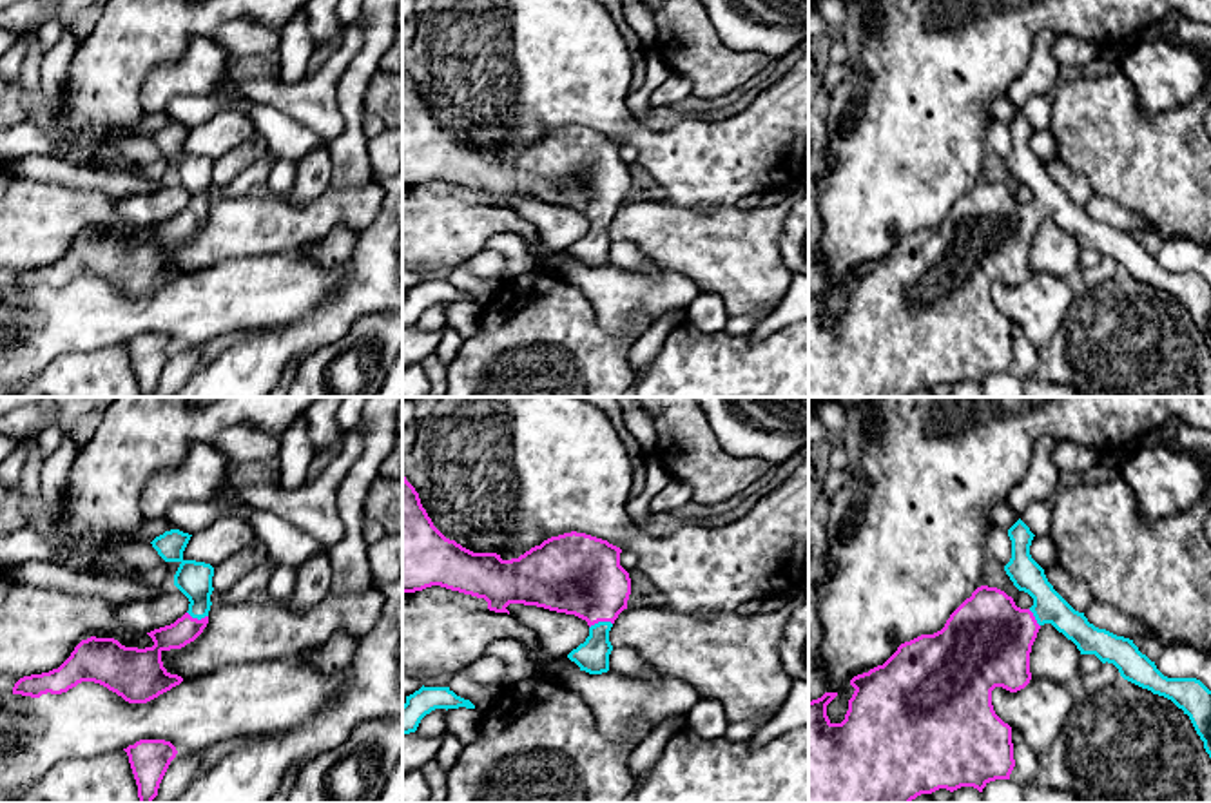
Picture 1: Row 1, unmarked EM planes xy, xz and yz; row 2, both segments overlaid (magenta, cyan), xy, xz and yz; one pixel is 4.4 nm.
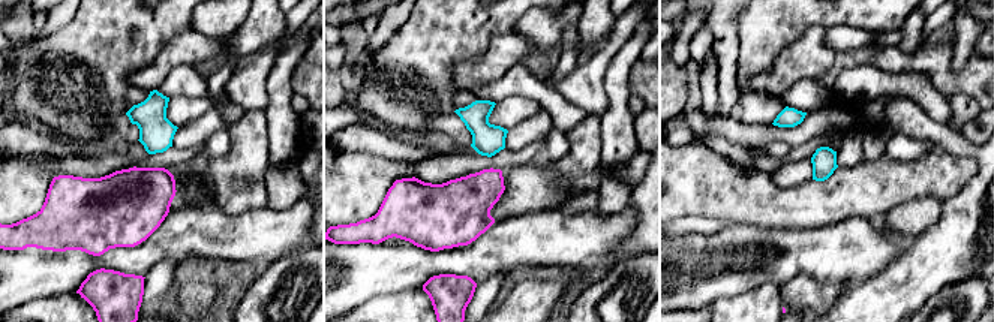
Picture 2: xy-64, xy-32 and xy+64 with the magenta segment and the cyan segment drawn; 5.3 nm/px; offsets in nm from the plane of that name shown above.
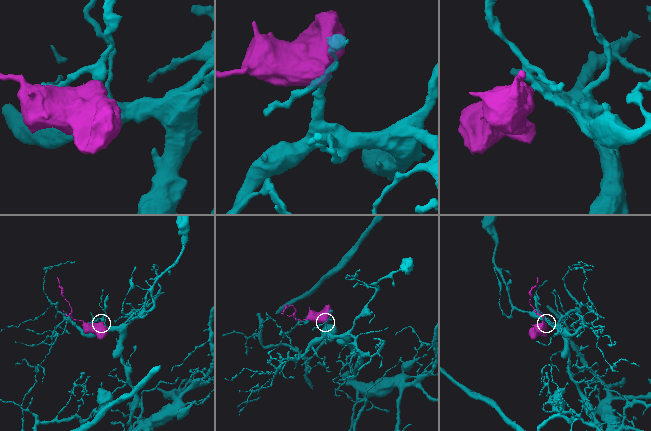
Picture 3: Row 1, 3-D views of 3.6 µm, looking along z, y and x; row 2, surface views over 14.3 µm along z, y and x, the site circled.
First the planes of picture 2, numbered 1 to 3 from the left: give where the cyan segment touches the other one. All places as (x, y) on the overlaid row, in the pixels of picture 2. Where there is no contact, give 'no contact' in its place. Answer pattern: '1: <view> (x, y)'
1: no contact
2: no contact
3: no contact

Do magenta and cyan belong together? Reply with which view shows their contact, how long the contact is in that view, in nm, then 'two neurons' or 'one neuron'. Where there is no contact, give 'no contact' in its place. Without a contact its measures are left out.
contact in xz; length 110 nm; one neuron

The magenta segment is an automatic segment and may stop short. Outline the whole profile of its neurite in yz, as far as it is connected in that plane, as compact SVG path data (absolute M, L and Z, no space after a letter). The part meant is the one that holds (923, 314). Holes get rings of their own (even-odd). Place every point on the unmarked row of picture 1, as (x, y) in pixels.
M1021 112L1008 123L1008 131L1012 152L1004 165L1019 185L1033 192L1033 199L1021 203L1004 185L981 179L950 208L941 225L901 237L883 259L854 270L850 279L856 285L841 317L832 317L827 310L827 299L838 286L825 286L809 295L809 397L910 397L939 382L954 386L961 381L974 381L983 386L990 375L1010 373L1015 361L1012 321L995 308L992 285L1003 281L1017 286L1030 277L1030 247L1044 218L1051 218L1071 234L1080 248L1095 248L1102 257L1113 257L1124 274L1171 294L1189 310L1211 352L1211 285L1196 272L1164 270L1133 234L1099 223L1088 216L1084 207L1075 205L1032 152L1030 140L1035 129Z

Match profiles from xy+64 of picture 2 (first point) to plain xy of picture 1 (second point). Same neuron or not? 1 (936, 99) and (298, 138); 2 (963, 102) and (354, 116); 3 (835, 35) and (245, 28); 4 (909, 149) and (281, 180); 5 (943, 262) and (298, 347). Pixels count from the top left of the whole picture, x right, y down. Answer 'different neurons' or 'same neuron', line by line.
1: different neurons
2: different neurons
3: same neuron
4: same neuron
5: same neuron

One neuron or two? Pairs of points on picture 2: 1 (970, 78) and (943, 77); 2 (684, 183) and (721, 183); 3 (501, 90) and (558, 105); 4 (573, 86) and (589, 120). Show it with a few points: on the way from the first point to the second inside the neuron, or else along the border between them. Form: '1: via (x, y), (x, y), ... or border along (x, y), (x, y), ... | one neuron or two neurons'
1: via (964, 78), (949, 78) | one neuron
2: via (693, 183), (712, 183) | one neuron
3: via (514, 87), (531, 87), (544, 95) | one neuron
4: border along (585, 113), (598, 116) | two neurons

